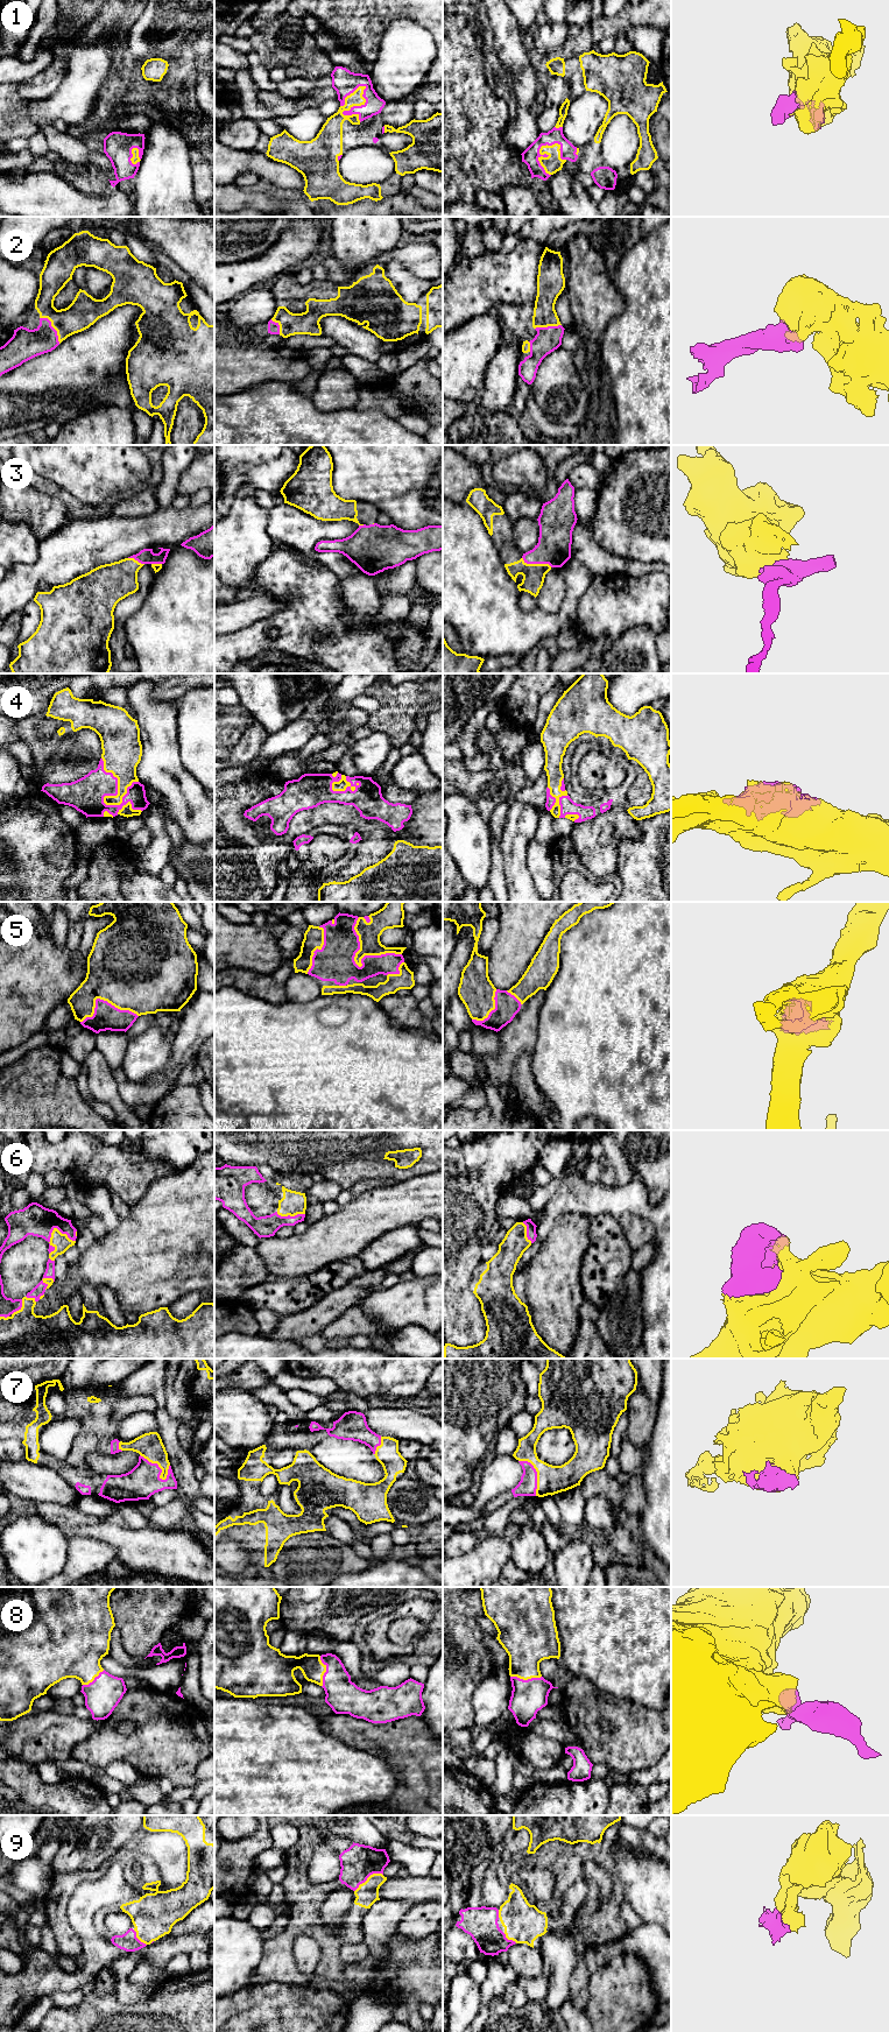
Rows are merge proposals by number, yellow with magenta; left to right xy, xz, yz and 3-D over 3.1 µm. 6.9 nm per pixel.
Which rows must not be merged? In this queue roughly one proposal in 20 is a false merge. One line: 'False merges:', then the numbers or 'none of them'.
False merges: none of them

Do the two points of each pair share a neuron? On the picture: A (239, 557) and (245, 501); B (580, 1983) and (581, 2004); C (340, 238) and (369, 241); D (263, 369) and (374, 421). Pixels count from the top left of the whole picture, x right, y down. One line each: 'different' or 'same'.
A: same
B: same
C: same
D: different

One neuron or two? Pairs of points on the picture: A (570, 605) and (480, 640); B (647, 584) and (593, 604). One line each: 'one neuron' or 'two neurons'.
A: one neuron
B: one neuron

